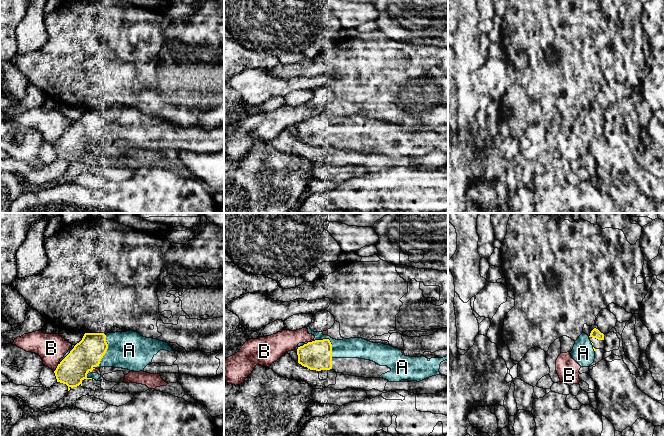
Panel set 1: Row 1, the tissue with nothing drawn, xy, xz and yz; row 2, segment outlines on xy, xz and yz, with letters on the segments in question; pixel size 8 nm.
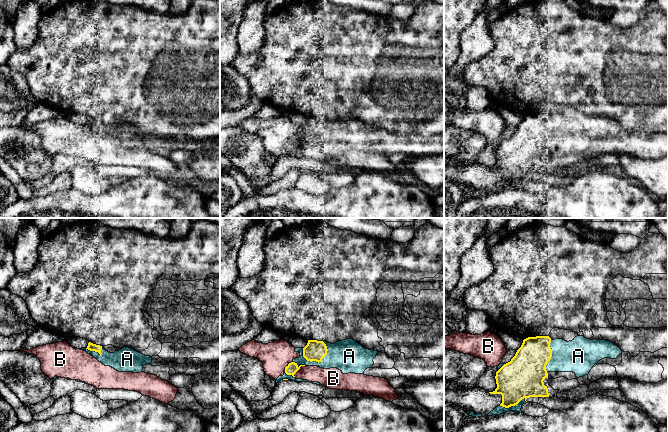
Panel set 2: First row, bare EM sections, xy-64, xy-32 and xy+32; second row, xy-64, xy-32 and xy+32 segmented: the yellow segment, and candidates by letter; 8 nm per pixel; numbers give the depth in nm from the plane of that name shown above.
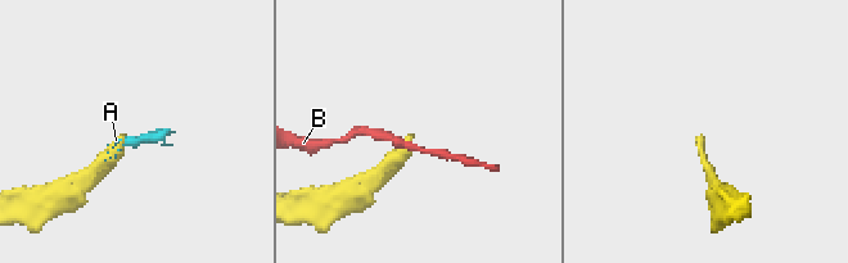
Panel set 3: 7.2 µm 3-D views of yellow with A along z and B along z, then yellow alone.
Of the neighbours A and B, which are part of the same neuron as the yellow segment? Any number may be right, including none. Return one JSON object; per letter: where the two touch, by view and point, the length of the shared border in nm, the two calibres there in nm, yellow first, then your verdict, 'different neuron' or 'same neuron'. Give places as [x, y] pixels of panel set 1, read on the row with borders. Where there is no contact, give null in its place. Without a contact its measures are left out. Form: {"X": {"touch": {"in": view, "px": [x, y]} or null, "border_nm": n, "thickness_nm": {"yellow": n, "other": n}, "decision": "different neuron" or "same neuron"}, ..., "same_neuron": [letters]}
{"A": {"touch": {"in": "xy", "px": [105, 352]}, "border_nm": 300, "thickness_nm": {"yellow": 240, "other": 300}, "decision": "same neuron"}, "B": {"touch": {"in": "xy", "px": [56, 368]}, "border_nm": 70, "thickness_nm": {"yellow": 220, "other": 220}, "decision": "different neuron"}, "same_neuron": ["A"]}

